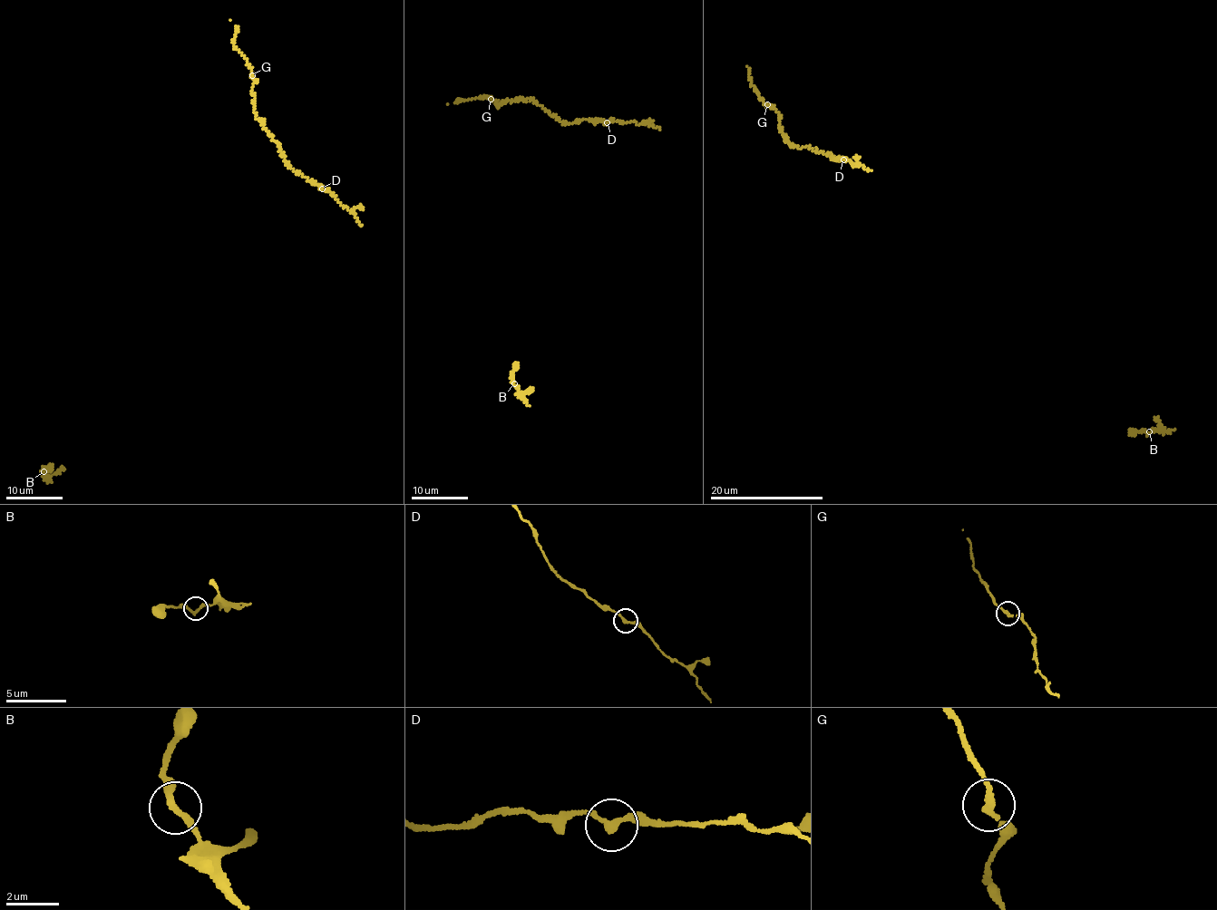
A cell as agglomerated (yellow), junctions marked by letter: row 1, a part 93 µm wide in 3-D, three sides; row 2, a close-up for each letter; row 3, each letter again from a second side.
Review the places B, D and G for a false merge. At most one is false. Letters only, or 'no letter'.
no letter

